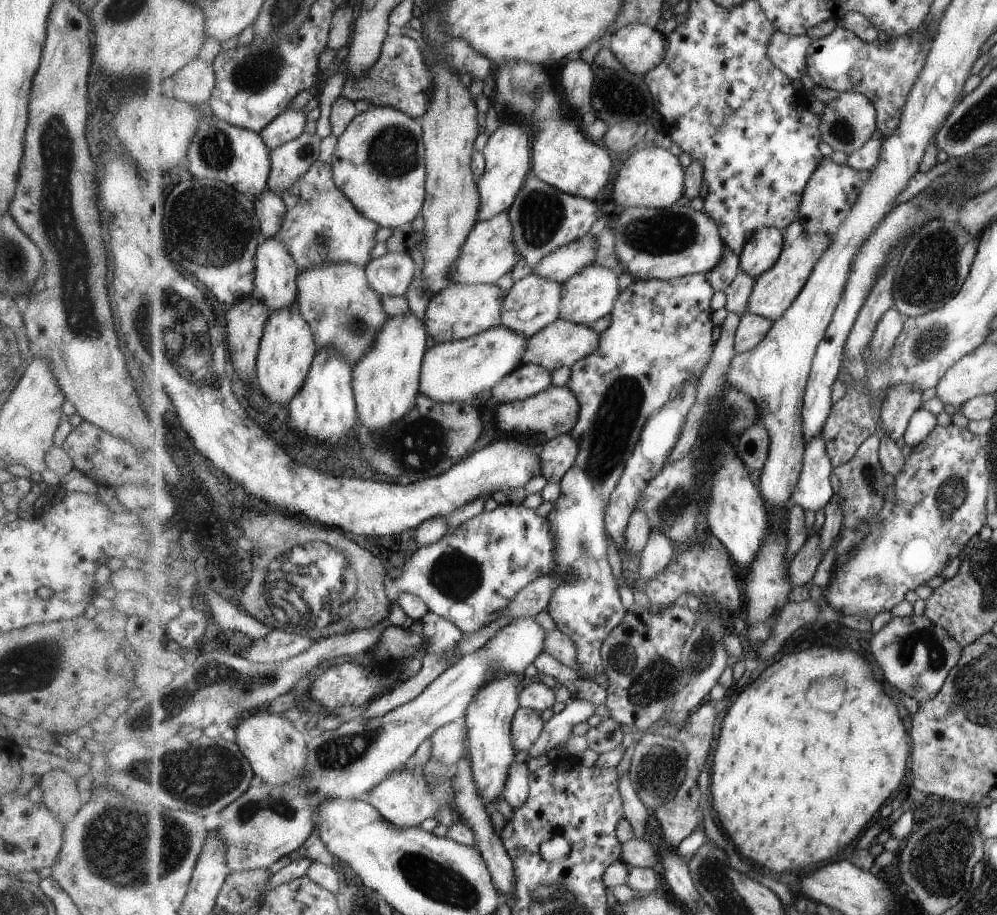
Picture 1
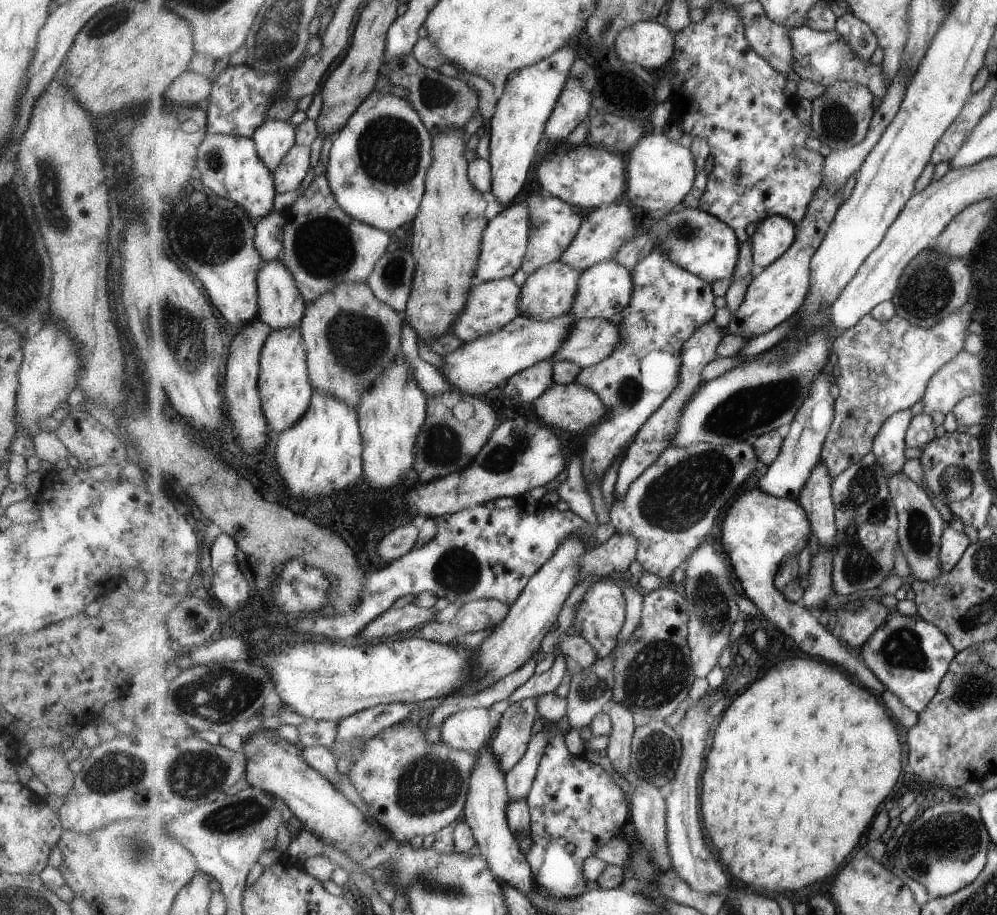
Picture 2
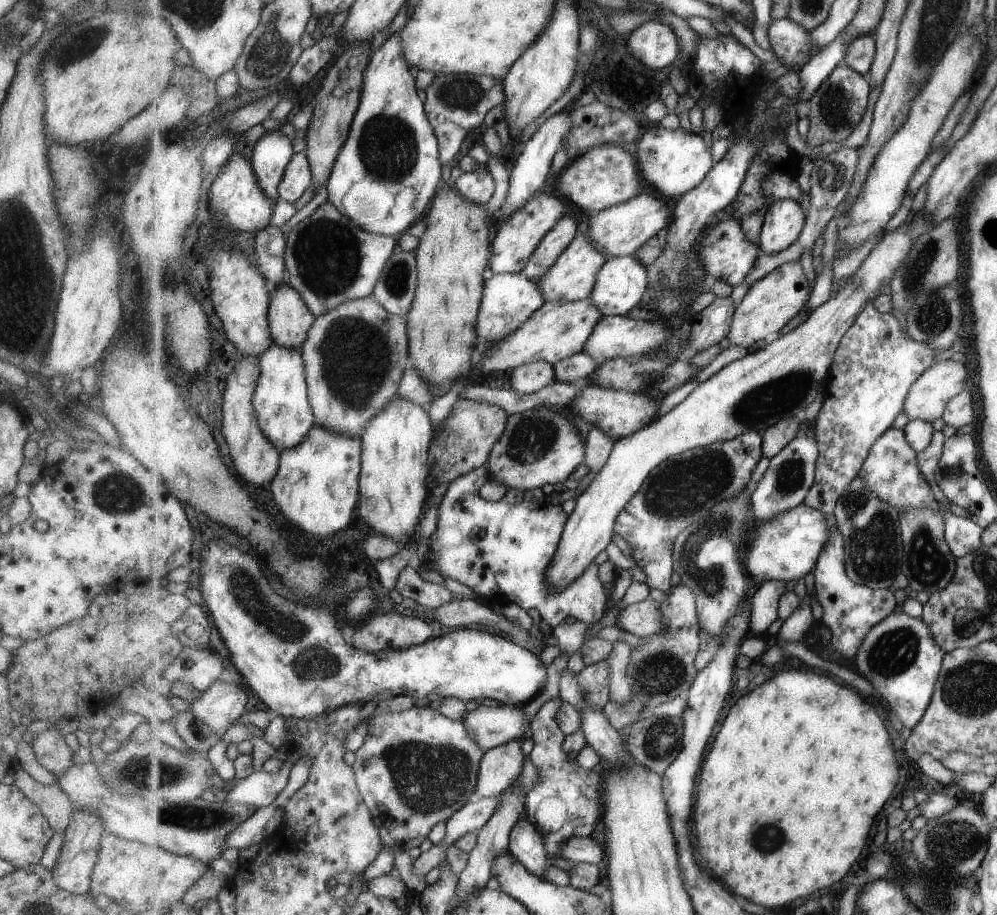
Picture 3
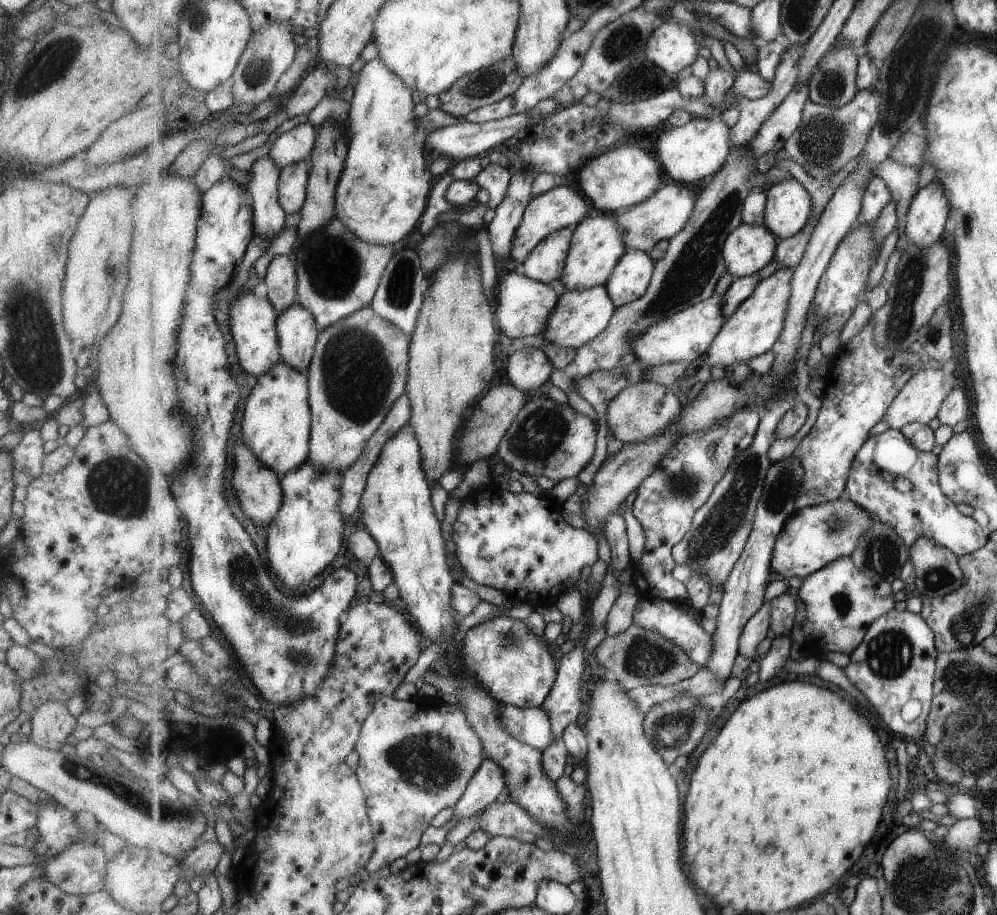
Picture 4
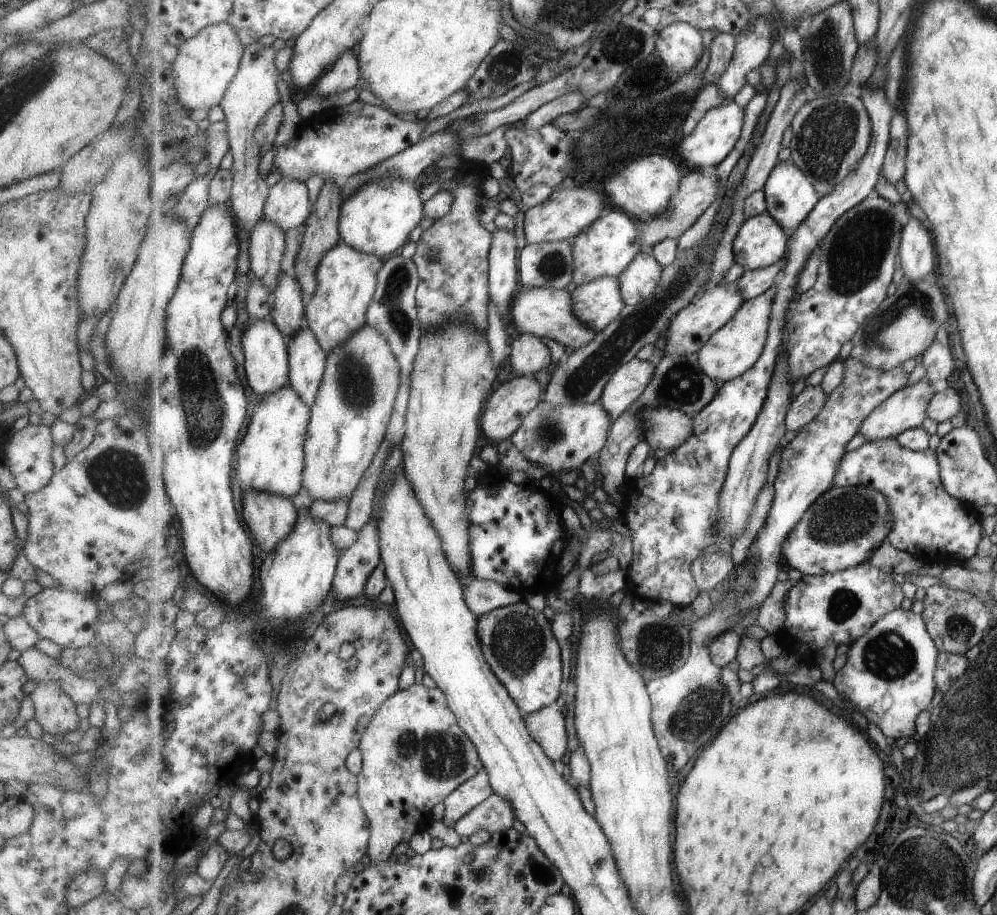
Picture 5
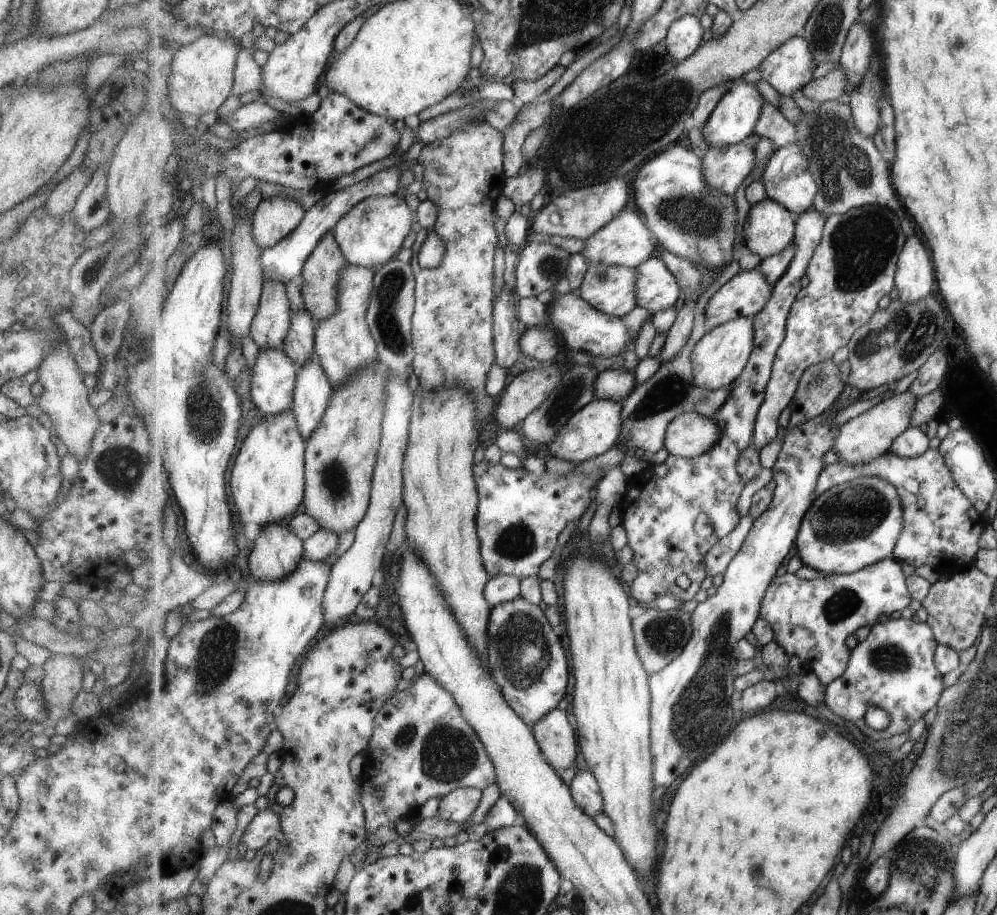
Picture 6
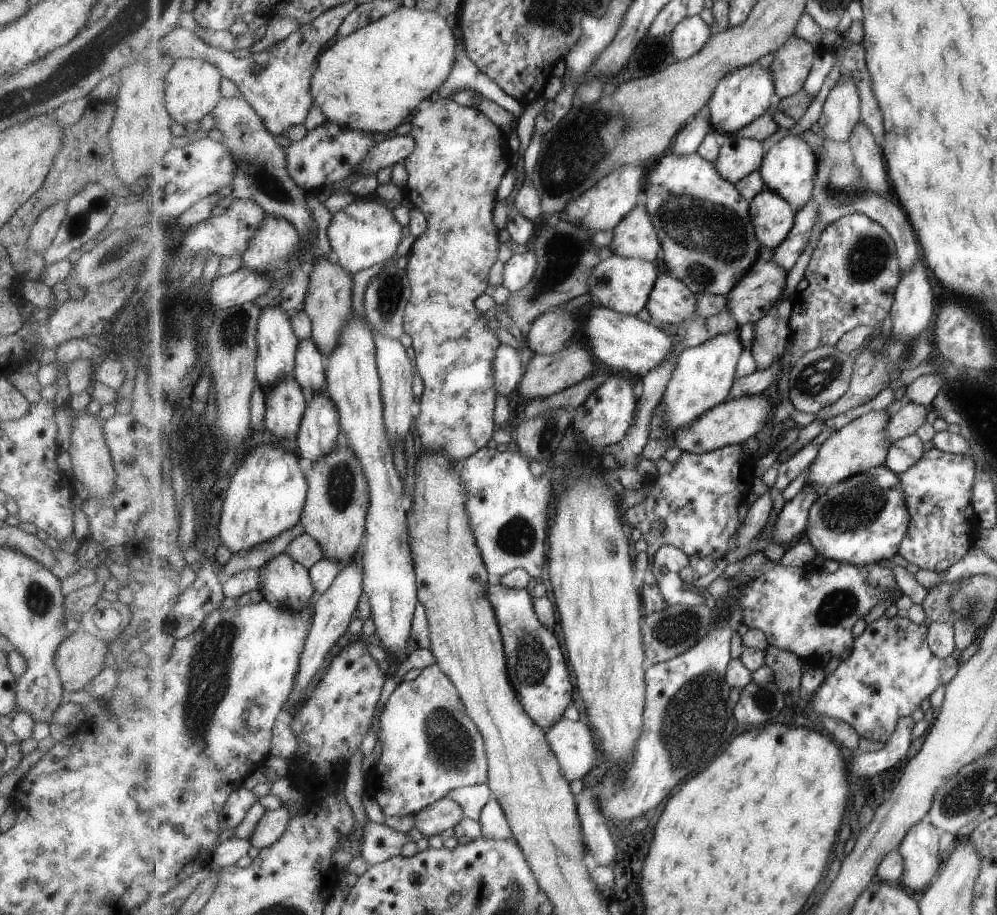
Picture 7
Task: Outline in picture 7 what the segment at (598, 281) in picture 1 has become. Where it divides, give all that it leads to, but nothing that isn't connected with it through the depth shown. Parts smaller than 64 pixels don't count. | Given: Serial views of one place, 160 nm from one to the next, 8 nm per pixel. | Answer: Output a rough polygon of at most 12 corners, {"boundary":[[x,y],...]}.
{"boundary":[[671,272],[658,276],[646,306],[654,322],[690,319],[696,294]]}

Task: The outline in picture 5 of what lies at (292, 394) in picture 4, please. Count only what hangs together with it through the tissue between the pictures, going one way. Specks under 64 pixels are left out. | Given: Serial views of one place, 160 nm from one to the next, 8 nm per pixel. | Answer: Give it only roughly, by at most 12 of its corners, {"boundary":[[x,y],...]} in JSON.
{"boundary":[[290,383],[237,450],[243,492],[301,492],[312,408]]}

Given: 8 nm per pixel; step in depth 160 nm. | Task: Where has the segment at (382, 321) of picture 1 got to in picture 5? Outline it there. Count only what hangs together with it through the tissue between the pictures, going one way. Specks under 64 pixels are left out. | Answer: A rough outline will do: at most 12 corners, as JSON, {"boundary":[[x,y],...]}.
{"boundary":[[368,322],[328,353],[304,445],[315,501],[350,500],[402,372]]}

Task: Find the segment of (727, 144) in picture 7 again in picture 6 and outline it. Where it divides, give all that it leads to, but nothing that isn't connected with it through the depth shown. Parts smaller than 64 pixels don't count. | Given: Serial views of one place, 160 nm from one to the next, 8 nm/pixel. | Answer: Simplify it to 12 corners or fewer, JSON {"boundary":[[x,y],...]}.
{"boundary":[[711,147],[703,159],[705,182],[735,194],[756,166],[754,148]]}

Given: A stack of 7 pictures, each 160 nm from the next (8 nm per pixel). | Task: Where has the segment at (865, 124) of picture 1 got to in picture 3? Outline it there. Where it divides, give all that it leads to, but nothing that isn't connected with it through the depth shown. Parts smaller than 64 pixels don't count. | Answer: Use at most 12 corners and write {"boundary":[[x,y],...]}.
{"boundary":[[845,62],[810,100],[809,147],[849,138],[869,81]]}

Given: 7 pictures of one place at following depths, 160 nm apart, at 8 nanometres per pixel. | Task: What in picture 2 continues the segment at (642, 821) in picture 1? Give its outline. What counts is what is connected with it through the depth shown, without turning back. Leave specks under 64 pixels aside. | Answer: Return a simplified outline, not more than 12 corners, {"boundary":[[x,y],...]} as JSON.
{"boundary":[[614,699],[607,757],[623,777],[632,768],[634,713]]}

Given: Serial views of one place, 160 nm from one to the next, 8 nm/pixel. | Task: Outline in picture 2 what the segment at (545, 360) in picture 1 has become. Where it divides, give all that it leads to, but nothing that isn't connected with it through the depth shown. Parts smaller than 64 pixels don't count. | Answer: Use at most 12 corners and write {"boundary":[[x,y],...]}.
{"boundary":[[580,319],[551,362],[581,369],[611,357],[619,325]]}

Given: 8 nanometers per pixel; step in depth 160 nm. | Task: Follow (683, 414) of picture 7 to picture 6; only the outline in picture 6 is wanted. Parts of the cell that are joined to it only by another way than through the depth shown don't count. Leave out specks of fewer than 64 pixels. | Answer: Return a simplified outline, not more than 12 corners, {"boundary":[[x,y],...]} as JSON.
{"boundary":[[756,317],[723,323],[697,343],[693,381],[729,387],[756,345]]}

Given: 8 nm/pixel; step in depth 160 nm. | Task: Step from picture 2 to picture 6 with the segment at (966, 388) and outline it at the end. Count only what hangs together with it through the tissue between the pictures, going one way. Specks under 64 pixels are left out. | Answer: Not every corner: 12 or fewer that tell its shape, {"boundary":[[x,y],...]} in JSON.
{"boundary":[[915,393],[843,424],[839,461],[868,463],[911,428]]}

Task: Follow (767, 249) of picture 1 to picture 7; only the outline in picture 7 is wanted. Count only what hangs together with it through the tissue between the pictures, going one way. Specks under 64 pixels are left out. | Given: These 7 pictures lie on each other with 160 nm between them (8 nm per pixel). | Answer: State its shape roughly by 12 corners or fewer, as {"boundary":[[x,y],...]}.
{"boundary":[[798,135],[767,152],[766,188],[798,212],[814,198],[818,157]]}

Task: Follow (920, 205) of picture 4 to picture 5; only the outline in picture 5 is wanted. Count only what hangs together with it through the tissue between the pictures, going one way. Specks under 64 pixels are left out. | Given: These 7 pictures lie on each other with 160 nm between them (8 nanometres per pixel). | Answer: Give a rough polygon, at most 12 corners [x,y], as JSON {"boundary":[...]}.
{"boundary":[[917,216],[903,227],[903,276],[922,280],[937,268],[933,234]]}

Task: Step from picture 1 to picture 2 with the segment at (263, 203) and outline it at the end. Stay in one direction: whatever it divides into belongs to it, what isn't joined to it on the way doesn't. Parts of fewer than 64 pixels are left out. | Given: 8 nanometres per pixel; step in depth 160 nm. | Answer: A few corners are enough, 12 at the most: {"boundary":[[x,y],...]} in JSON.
{"boundary":[[286,213],[257,221],[255,247],[262,268],[281,256]]}

